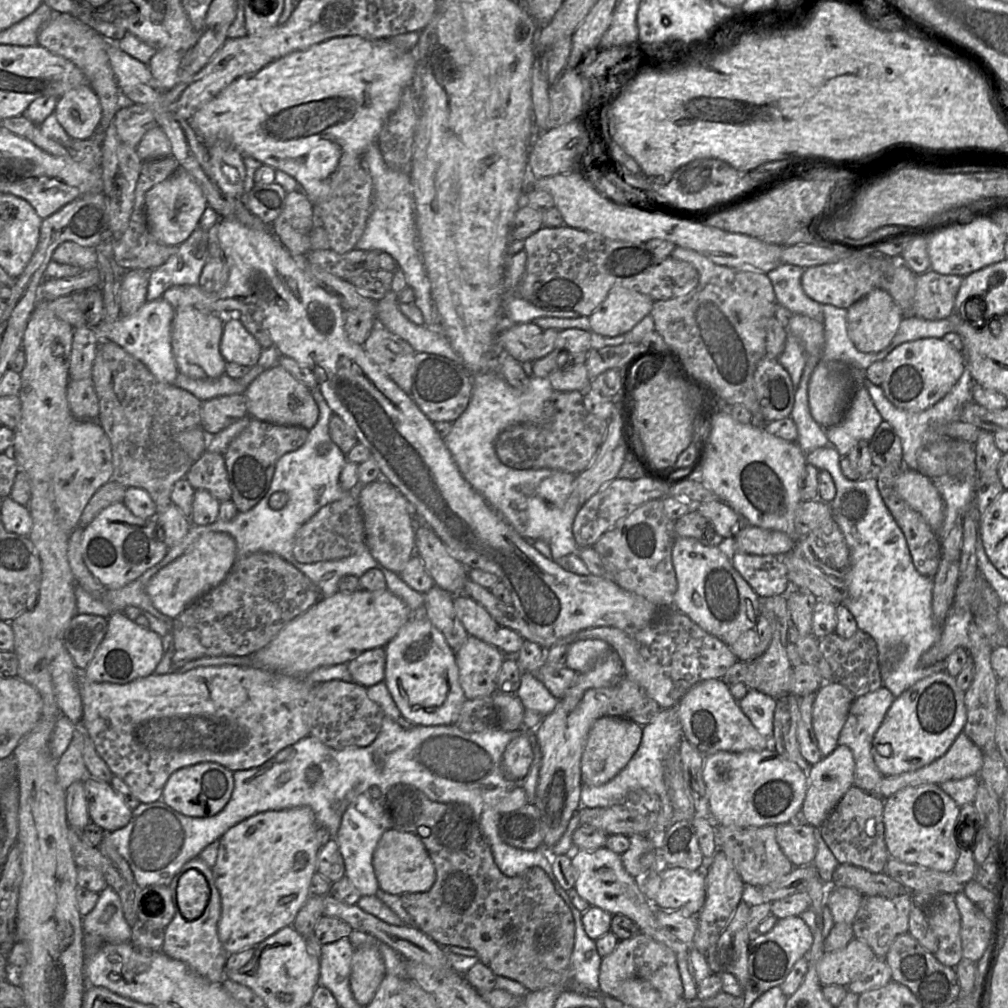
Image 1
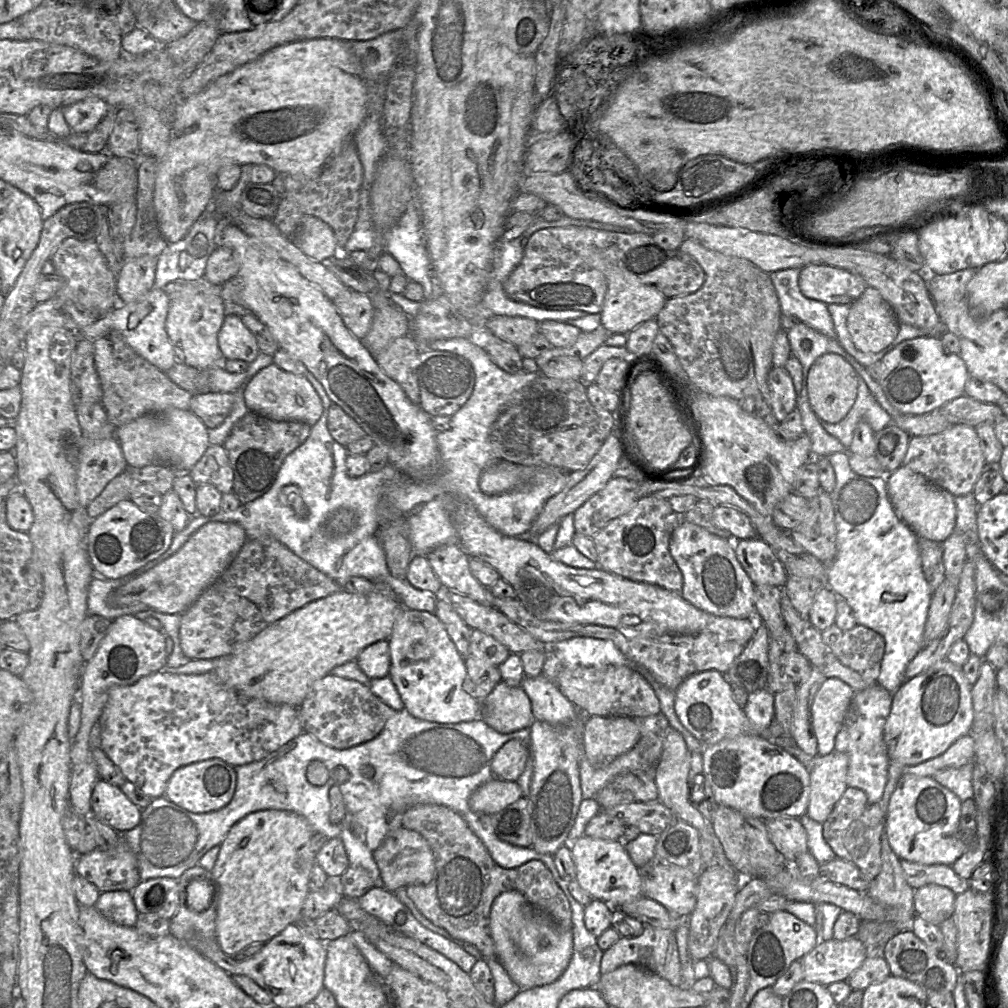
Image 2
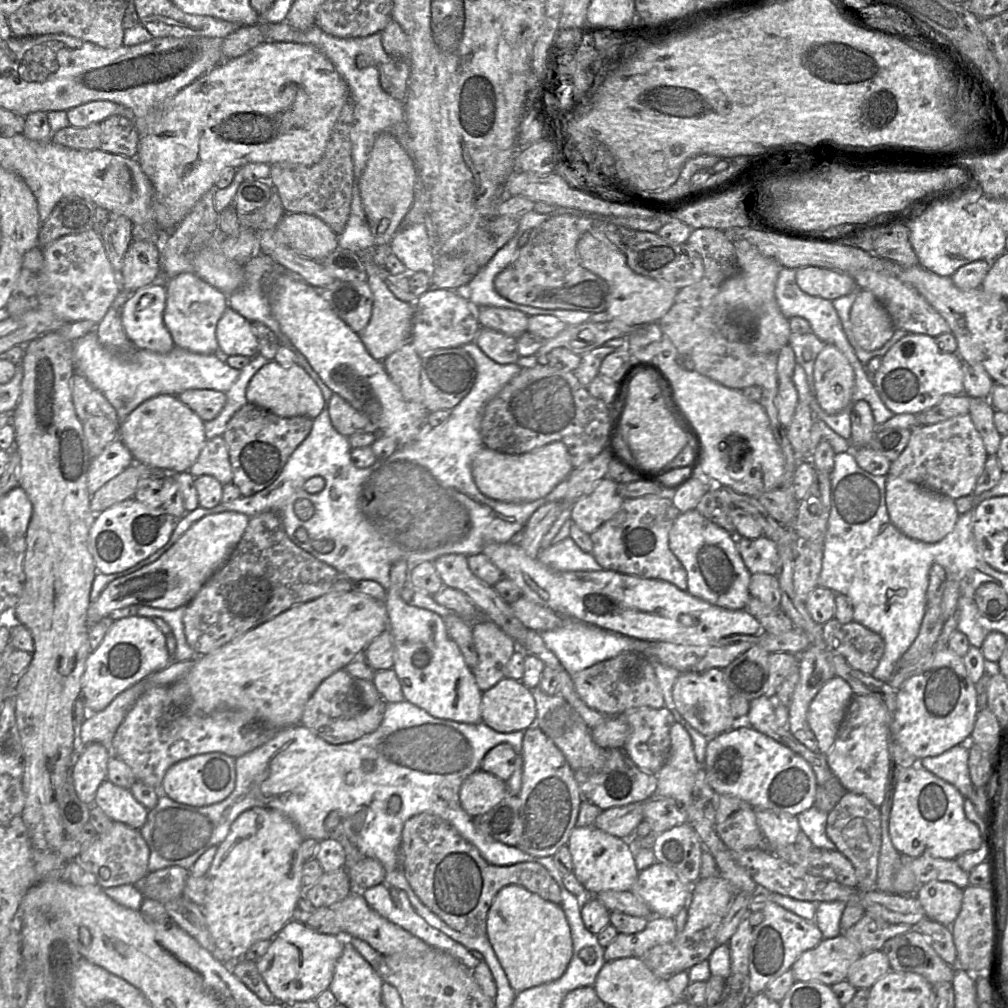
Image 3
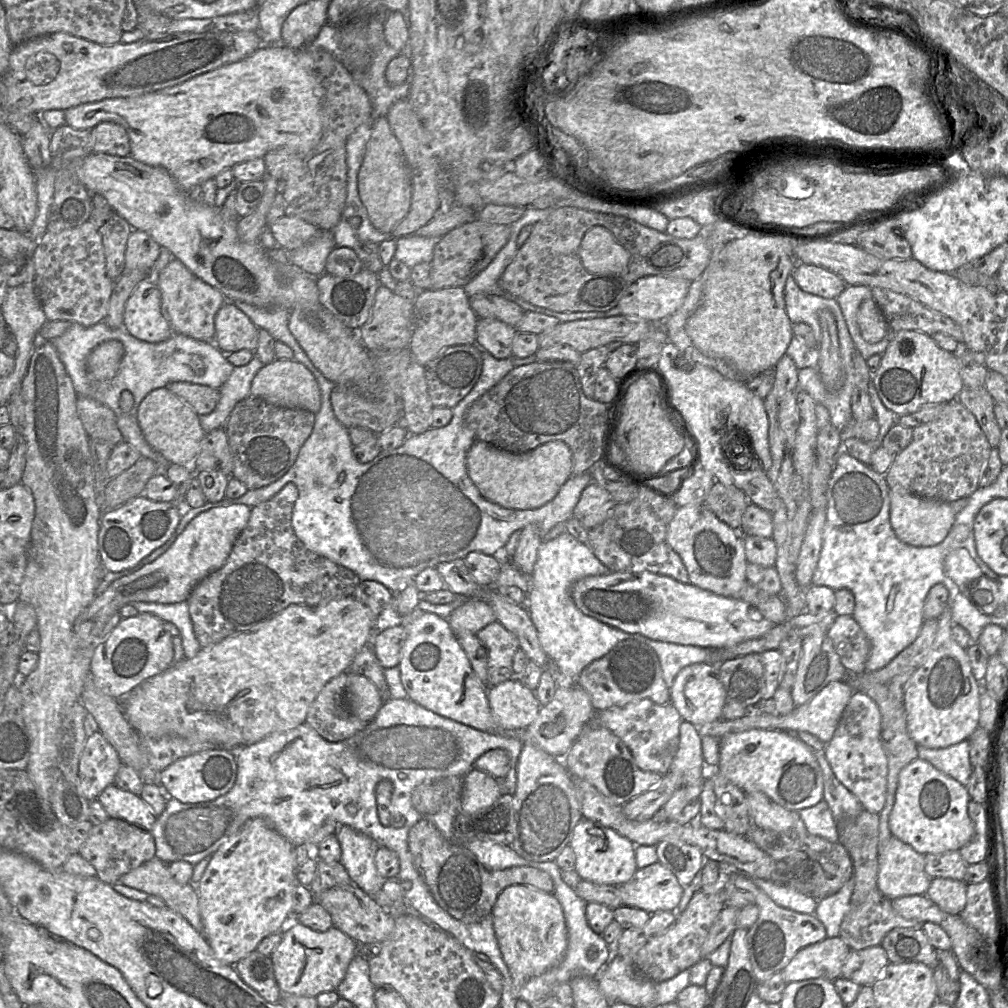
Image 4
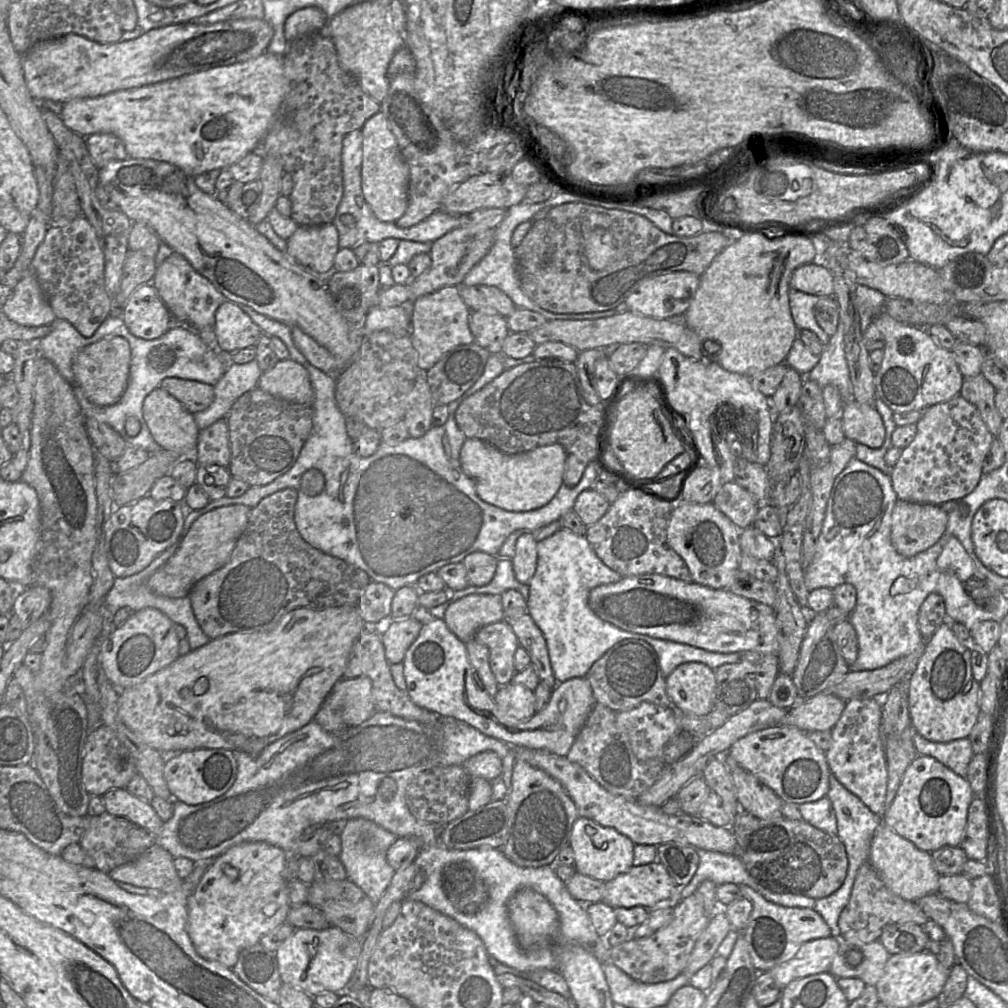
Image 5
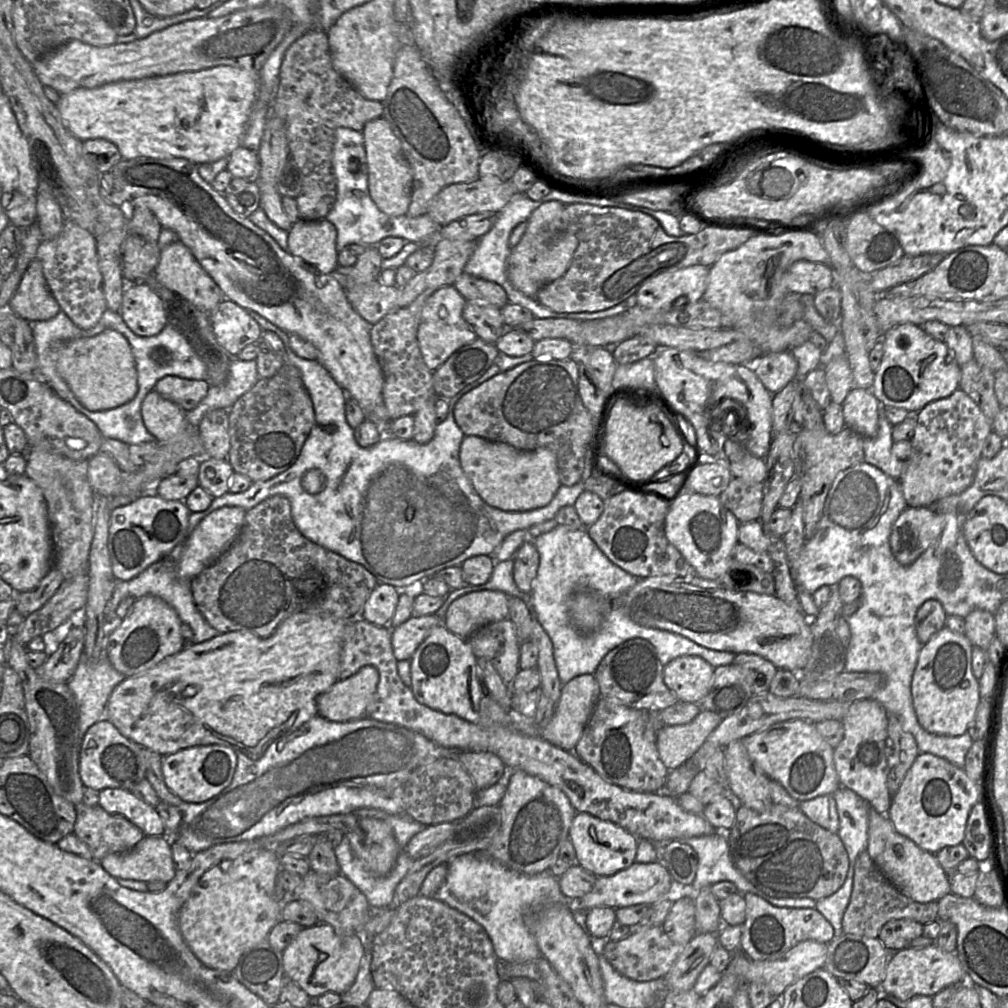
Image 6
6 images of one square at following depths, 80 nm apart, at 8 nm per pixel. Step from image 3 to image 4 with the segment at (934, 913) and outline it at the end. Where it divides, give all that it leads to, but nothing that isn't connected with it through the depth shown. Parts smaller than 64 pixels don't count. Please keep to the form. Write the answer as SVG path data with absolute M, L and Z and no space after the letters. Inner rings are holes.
M933 878L925 895L942 911L951 915L960 915L966 904L965 881L950 878Z

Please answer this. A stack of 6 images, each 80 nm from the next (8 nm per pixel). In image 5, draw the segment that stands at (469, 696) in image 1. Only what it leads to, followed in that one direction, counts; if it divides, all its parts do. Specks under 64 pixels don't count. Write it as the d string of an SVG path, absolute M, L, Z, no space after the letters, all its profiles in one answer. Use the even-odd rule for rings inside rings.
M501 621L484 626L473 639L488 648L490 668L499 686L510 684L516 673L514 655L520 646L510 625Z

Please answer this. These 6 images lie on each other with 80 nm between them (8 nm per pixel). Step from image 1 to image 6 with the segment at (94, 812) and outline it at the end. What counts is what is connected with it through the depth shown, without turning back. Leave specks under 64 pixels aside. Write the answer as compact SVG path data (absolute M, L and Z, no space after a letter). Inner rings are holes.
M105 788L99 792L99 803L110 814L124 816L145 836L164 836L165 827L156 809L136 798L129 790Z

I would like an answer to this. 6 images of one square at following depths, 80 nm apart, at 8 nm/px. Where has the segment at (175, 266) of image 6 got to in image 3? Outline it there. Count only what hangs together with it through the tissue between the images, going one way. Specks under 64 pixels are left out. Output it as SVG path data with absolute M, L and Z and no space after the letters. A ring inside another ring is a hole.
M184 272L164 282L167 297L164 309L164 324L175 346L198 354L220 353L216 338L219 319L228 308L228 296L194 272Z

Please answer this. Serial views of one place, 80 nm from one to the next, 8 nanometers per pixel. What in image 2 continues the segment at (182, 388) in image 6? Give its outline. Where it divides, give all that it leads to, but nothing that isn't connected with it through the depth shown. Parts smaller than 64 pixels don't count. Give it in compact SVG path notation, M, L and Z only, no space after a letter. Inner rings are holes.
M208 392L193 394L190 410L208 429L213 429L221 425L229 416L234 403L234 393Z

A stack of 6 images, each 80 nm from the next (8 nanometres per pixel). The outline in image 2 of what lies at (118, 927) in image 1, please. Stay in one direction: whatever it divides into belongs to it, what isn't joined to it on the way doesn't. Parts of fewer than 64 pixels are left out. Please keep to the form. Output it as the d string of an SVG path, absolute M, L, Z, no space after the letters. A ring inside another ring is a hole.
M131 891L101 892L94 906L103 916L119 925L133 927L138 920Z

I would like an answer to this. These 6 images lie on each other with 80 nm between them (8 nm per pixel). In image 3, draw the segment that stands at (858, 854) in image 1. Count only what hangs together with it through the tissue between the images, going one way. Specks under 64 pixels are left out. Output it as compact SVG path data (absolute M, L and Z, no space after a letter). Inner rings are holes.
M847 791L828 813L826 835L836 850L853 865L857 877L856 889L865 894L876 886L878 858L881 845L880 810L865 796Z

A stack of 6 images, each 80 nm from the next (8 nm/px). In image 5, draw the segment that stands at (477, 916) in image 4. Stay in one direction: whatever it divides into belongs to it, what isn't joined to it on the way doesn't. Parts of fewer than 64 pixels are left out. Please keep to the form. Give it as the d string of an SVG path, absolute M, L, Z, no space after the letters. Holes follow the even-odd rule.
M467 861L446 864L441 880L448 900L465 915L477 914L489 900L487 884Z

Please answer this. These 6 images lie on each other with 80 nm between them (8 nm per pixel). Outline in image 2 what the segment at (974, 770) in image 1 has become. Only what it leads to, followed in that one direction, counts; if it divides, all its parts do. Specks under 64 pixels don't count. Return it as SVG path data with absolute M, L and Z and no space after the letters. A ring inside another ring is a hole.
M966 734L957 739L942 755L915 766L904 767L903 775L932 777L941 770L959 768L974 760L974 739L971 734Z

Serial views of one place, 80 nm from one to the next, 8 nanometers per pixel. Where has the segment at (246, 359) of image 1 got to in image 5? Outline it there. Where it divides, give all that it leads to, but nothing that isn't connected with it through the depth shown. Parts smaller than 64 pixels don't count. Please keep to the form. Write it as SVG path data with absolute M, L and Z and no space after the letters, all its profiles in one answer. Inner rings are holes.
M226 299L215 313L213 331L215 346L220 352L228 354L248 347L256 347L263 334L259 326L237 303Z

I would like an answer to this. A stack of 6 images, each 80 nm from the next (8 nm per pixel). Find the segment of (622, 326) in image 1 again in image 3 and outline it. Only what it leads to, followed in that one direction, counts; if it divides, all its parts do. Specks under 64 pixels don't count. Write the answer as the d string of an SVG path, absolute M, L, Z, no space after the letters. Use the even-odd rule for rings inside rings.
M600 232L584 233L577 243L577 254L579 262L587 270L609 284L610 302L605 311L610 319L620 321L632 329L649 323L658 323L672 307L680 290L634 273L627 265L623 252Z

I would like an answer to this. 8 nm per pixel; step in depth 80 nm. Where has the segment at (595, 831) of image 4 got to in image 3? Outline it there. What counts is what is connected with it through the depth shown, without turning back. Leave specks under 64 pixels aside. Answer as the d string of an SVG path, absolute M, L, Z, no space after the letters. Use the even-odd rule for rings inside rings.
M591 825L574 827L566 846L572 856L573 873L592 898L607 890L630 891L635 885L639 871L626 839L612 836Z

